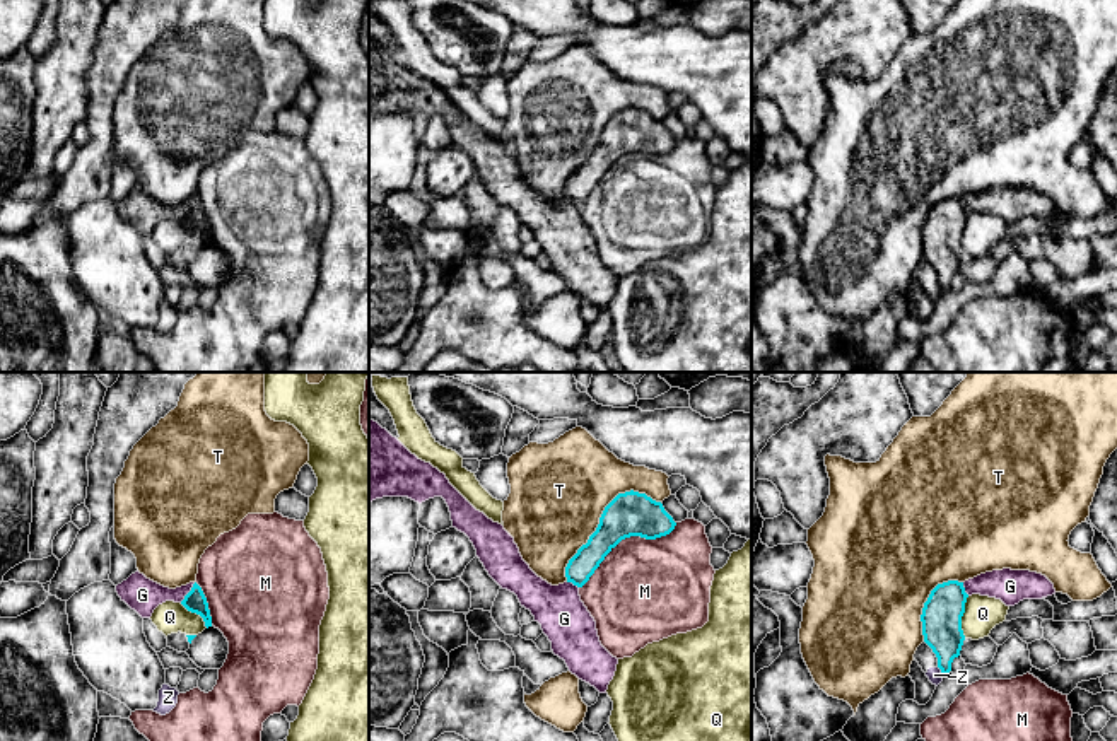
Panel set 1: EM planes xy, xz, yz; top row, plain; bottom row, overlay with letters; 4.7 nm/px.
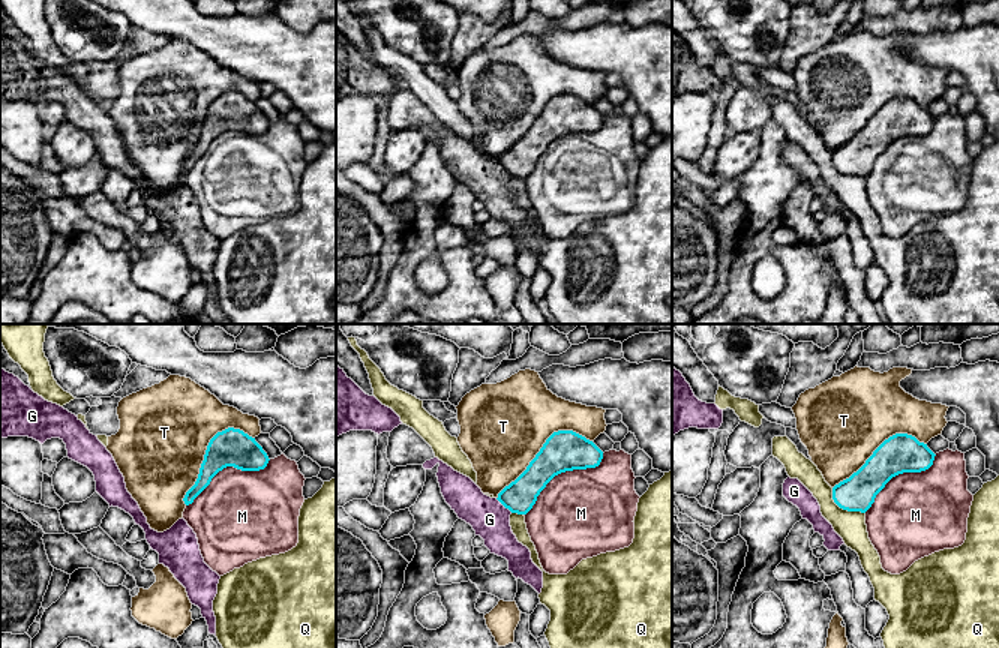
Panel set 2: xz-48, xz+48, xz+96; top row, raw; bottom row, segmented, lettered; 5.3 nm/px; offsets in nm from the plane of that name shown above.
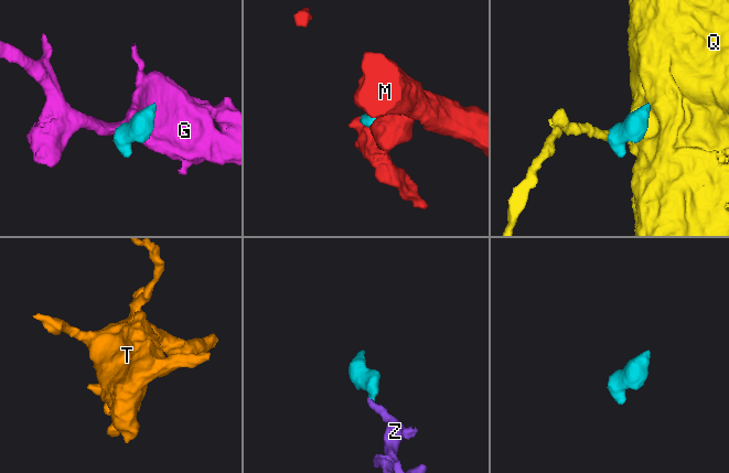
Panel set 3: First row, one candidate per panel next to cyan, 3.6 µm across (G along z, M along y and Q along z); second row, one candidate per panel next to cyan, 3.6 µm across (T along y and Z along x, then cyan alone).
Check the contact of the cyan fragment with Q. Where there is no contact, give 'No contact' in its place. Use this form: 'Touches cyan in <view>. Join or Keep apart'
Touches cyan in yz. Keep apart

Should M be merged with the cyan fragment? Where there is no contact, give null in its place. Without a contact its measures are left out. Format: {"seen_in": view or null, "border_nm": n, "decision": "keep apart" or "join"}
{"seen_in": "xz", "border_nm": 550, "decision": "keep apart"}

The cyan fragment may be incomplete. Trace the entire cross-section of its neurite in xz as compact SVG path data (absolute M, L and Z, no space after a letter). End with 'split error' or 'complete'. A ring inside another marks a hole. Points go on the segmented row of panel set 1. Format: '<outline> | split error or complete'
M618 493L603 511L596 531L565 567L567 582L582 587L605 557L625 538L656 540L670 534L676 522L661 502L646 493Z | complete

